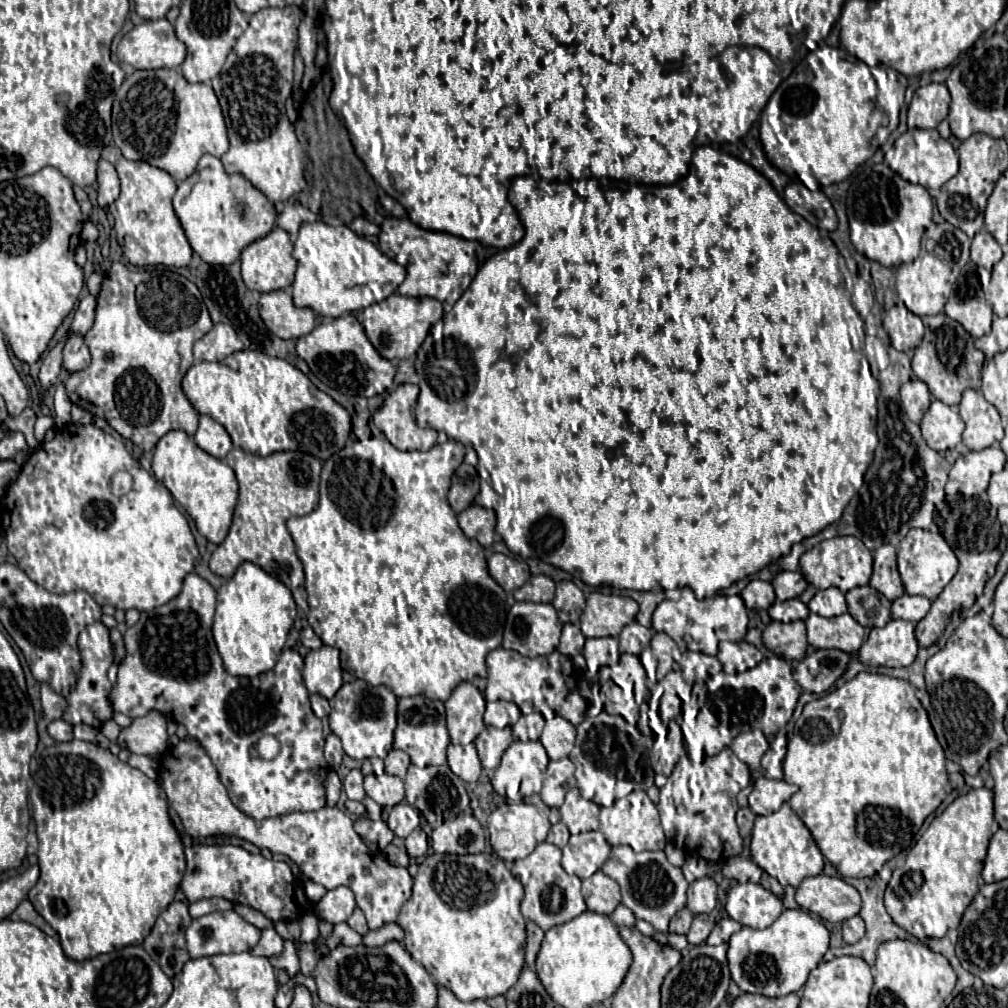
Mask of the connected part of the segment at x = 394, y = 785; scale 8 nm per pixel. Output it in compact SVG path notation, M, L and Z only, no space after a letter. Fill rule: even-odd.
M389 774L365 776L365 792L369 798L373 798L383 808L391 808L405 798L403 780L389 776Z

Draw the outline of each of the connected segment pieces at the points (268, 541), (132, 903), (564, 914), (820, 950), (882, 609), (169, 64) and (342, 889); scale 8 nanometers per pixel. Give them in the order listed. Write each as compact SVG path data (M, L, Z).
M233 448L225 460L237 474L239 502L227 538L215 548L209 560L211 572L221 578L231 578L241 562L253 562L287 588L301 586L305 580L303 564L295 554L295 544L285 522L291 516L309 514L319 502L321 460L299 450L275 452L263 458L241 448Z
M63 742L45 748L29 790L39 838L41 876L29 890L29 902L59 934L71 960L91 960L99 954L143 944L157 916L169 906L185 870L181 838L167 814L167 796L155 780L121 762L109 750L83 742Z
M549 842L539 844L533 850L533 854L529 854L527 858L515 860L511 872L525 888L525 898L521 902L523 918L535 922L543 930L565 924L565 922L573 920L575 916L579 916L587 910L585 900L581 896L581 880L577 876L569 876L563 870L563 866L561 866L561 848L557 848L555 844L549 844Z
M783 910L783 914L765 930L743 926L729 940L727 960L733 982L741 992L763 996L787 996L805 986L807 976L817 968L829 948L829 930L821 920L805 910Z
M859 586L855 590L849 590L847 606L849 614L861 626L883 628L891 620L891 602L883 598L883 594L879 594L877 590L871 590L871 586Z
M161 18L161 20L149 20L139 26L135 26L131 32L127 32L119 46L117 46L117 58L125 64L131 64L137 70L157 70L157 68L179 68L185 58L185 46L177 40L173 26Z
M339 886L335 890L329 890L315 908L315 914L319 914L321 920L327 920L331 924L345 922L355 910L355 894L347 886Z

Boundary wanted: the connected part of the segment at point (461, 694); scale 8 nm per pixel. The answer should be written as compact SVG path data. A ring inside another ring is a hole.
M461 682L451 698L445 702L447 708L447 730L451 742L459 742L461 746L471 744L483 730L483 712L485 712L485 698L483 694L471 684Z

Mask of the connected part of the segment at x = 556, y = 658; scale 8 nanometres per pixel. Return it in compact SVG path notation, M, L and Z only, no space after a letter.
M497 648L491 654L487 654L485 698L487 700L515 702L523 714L529 714L529 712L535 710L533 694L543 694L545 687L552 687L554 691L570 693L576 689L578 681L578 671L575 671L571 659L561 654L558 650L554 650L548 656L532 659L525 658L521 654L515 654L515 650L505 650L505 648Z

